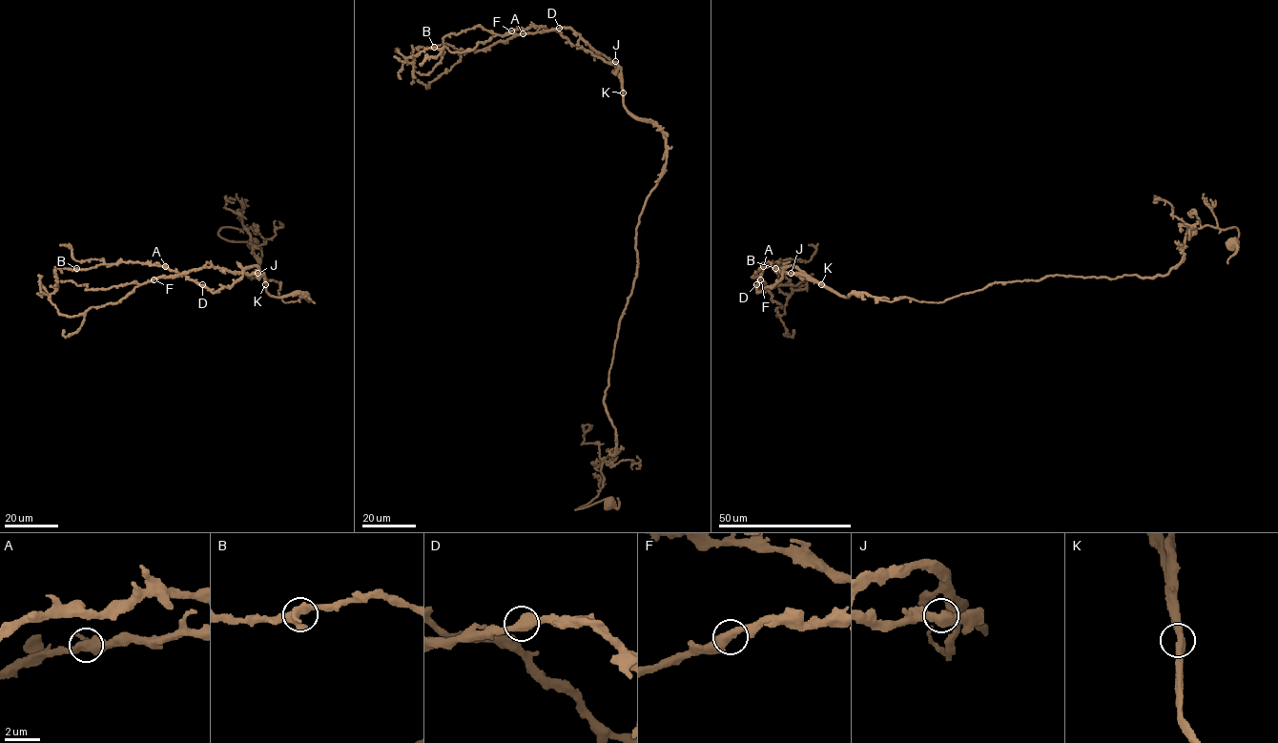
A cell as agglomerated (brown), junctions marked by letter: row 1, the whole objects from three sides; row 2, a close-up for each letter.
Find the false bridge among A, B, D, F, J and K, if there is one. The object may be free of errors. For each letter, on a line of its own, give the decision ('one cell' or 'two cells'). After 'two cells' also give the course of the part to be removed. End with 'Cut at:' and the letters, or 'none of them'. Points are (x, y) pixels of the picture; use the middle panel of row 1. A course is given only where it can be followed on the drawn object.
A: one cell
B: one cell
D: one cell
F: one cell
J: one cell
K: two cells | (623, 92), (613, 64), (570, 28), (512, 35), (481, 50), (445, 44), (417, 47), (411, 63), (396, 49)
Cut at: K

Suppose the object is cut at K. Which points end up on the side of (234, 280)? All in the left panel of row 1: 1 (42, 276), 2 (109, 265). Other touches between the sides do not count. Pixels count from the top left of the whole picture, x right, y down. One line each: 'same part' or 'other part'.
1: same part
2: same part

